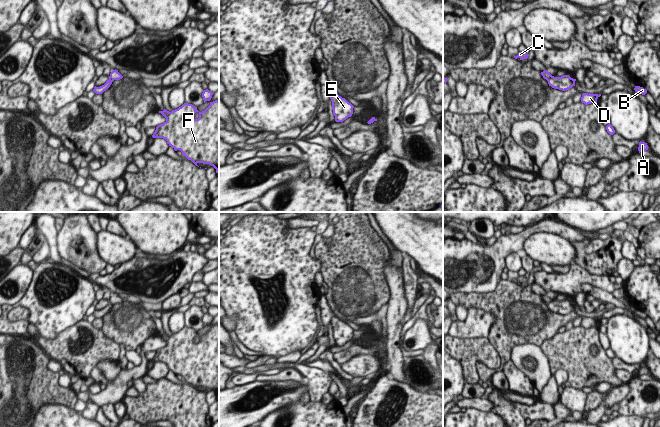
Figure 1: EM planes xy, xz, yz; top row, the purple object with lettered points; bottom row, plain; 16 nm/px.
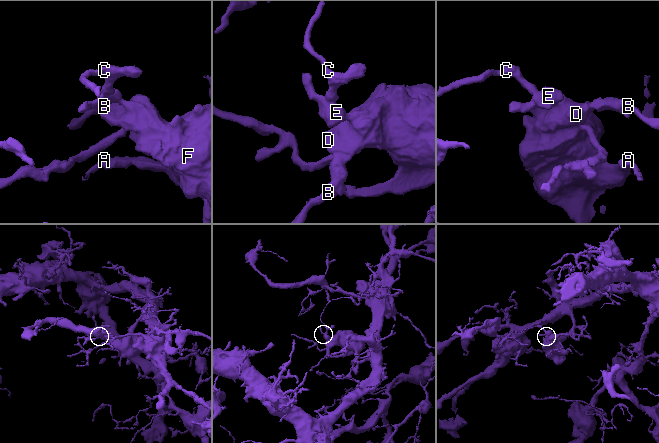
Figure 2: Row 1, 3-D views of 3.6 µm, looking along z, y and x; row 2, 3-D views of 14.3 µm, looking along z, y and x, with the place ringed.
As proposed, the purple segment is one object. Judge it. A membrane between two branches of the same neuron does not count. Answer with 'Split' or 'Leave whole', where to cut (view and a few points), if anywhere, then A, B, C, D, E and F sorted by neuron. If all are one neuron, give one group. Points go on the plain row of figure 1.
Split. Split along yz (552, 300), (547, 304). Groups: A B D E F / C.

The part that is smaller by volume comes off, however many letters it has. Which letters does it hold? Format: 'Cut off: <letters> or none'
Cut off: C

